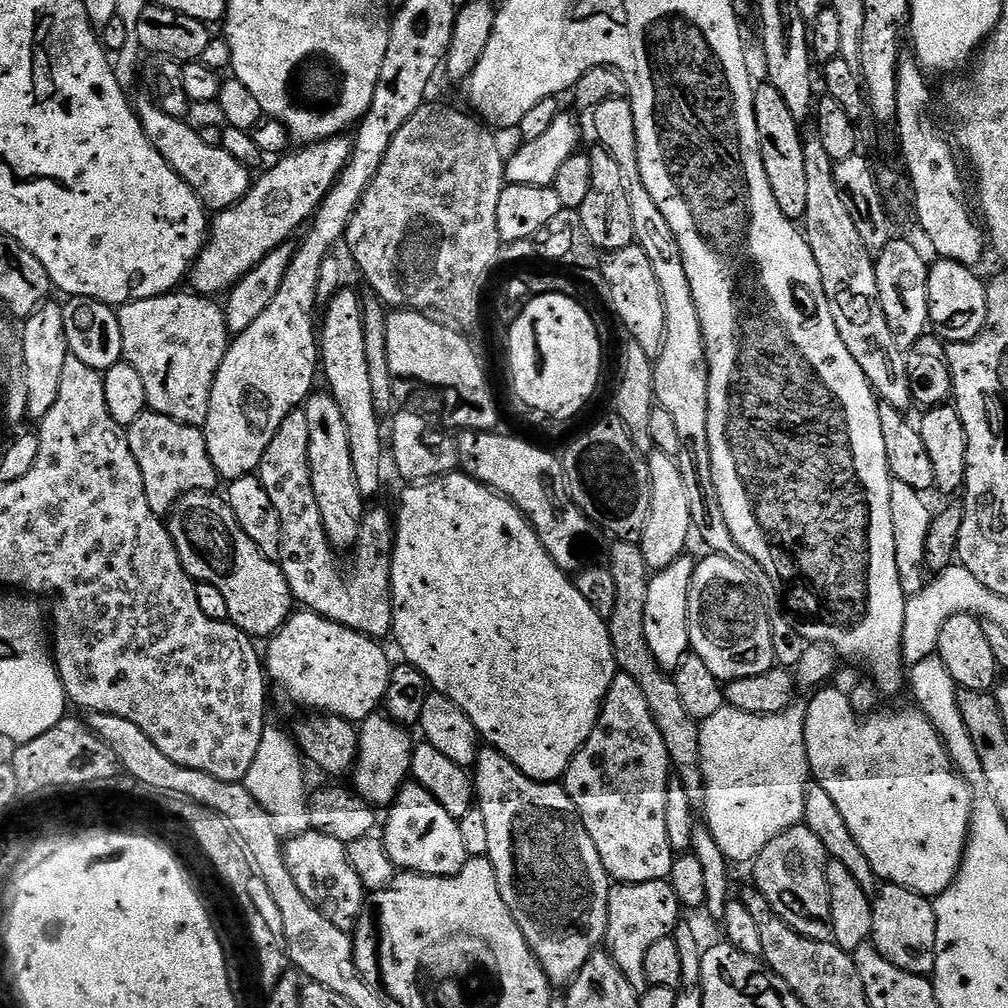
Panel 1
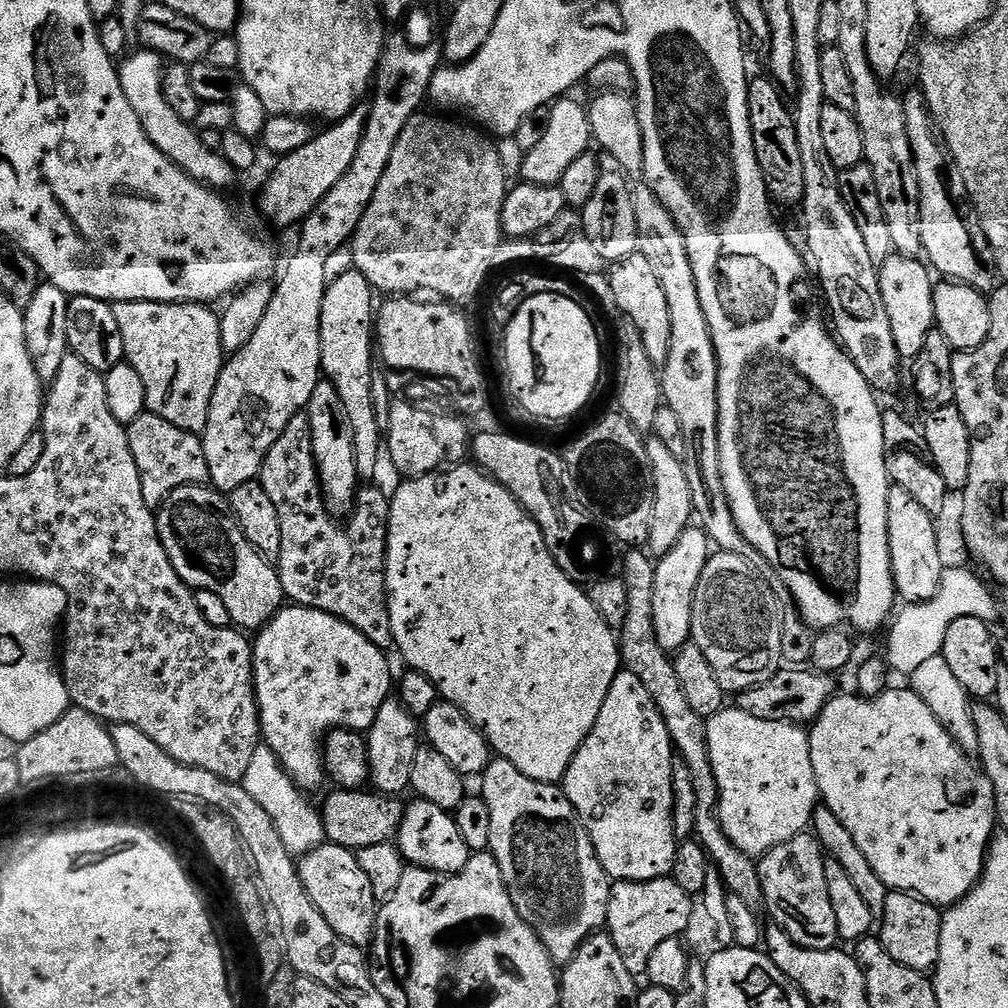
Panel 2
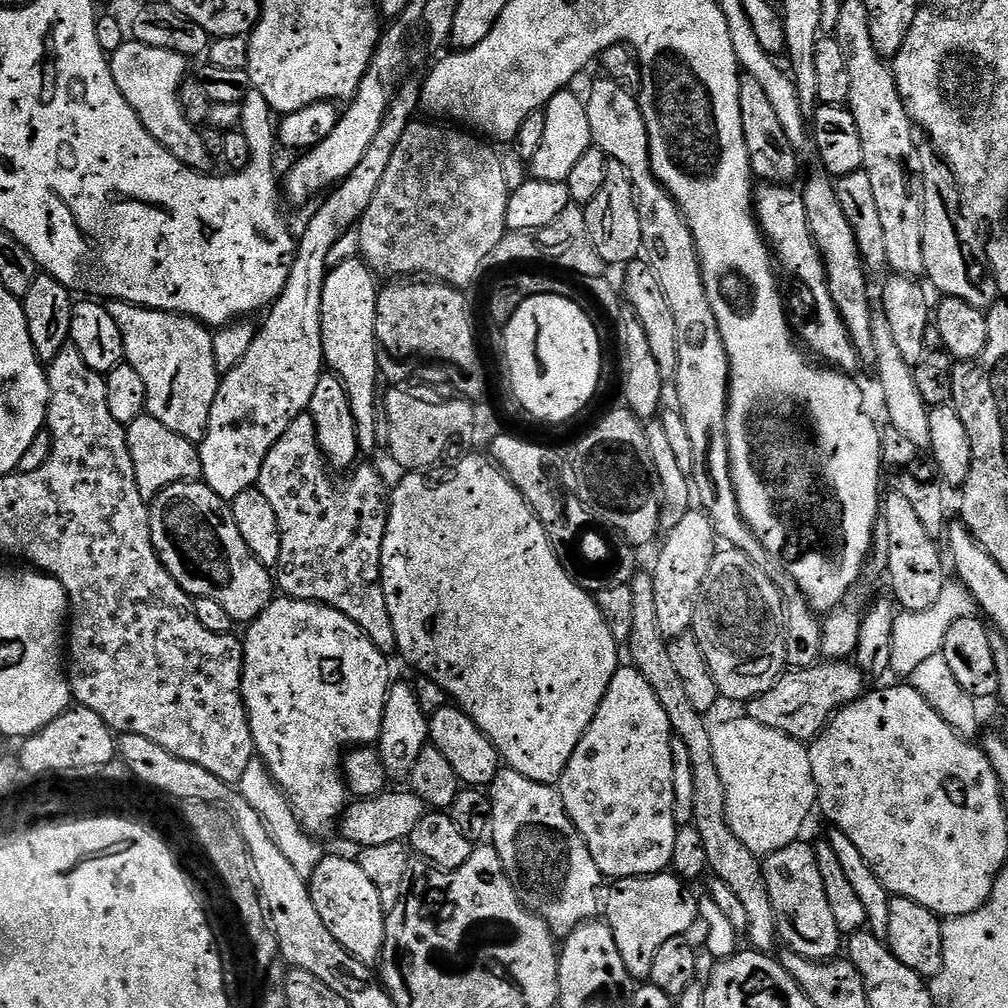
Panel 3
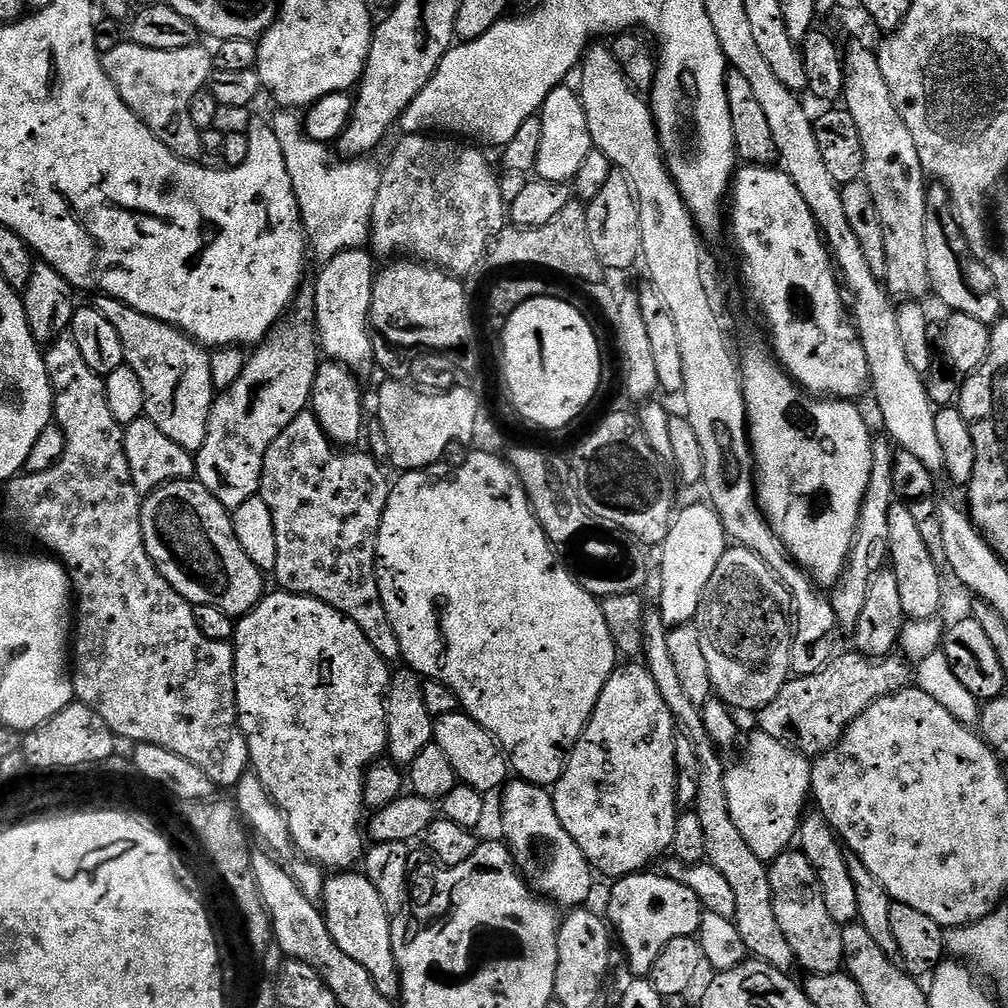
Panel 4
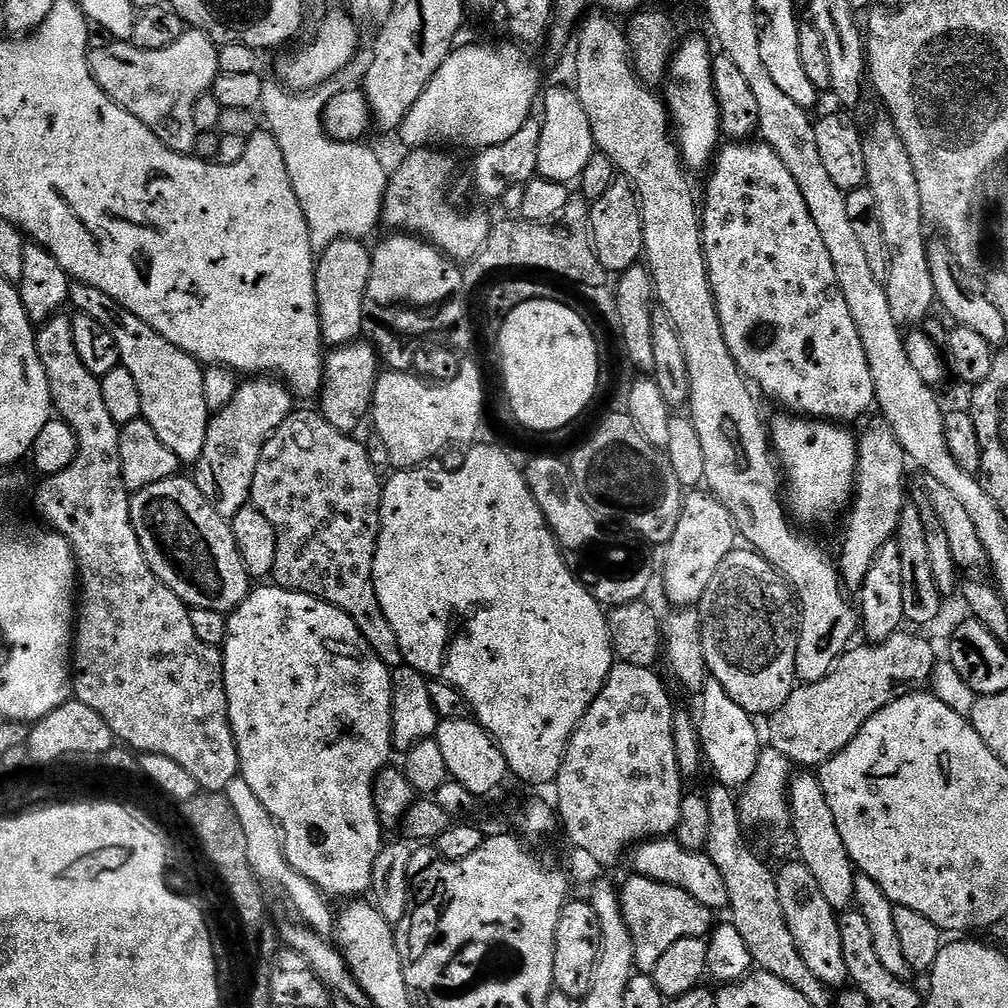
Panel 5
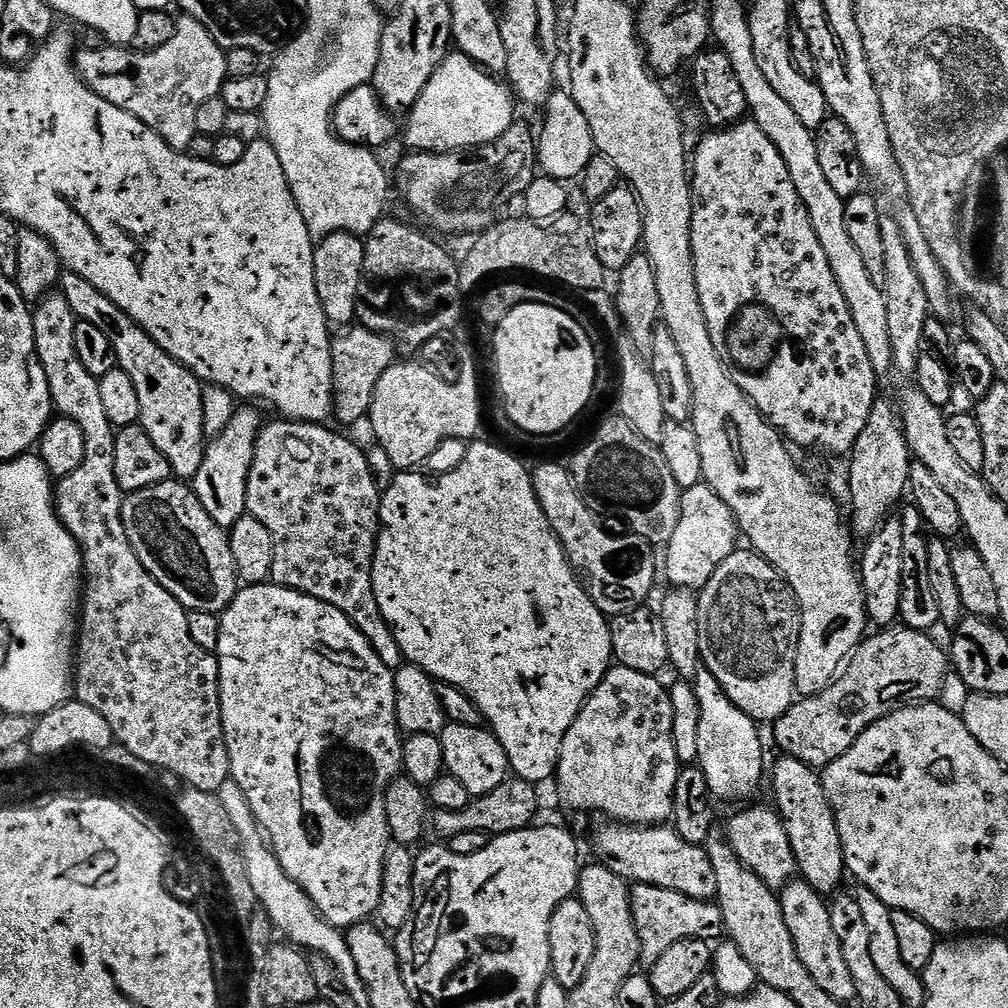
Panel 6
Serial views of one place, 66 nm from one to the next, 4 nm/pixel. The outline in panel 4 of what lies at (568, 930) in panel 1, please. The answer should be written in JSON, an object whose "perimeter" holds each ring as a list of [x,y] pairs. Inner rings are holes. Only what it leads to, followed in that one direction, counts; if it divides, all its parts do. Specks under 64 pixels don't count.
{"perimeter":[[[516,778],[505,783],[504,797],[500,800],[500,816],[504,819],[503,843],[507,844],[512,861],[516,864],[525,884],[537,896],[571,910],[587,905],[592,896],[594,869],[582,854],[578,842],[566,834],[566,826],[558,822],[551,791],[538,784],[527,784]]]}

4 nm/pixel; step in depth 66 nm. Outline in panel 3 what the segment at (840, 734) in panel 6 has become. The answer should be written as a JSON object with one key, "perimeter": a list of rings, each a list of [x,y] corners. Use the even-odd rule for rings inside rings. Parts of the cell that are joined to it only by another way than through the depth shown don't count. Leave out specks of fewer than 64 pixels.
{"perimeter":[[[817,662],[811,668],[788,670],[777,678],[766,694],[747,701],[746,716],[795,740],[811,742],[840,709],[865,695],[864,679],[865,673],[852,662]]]}

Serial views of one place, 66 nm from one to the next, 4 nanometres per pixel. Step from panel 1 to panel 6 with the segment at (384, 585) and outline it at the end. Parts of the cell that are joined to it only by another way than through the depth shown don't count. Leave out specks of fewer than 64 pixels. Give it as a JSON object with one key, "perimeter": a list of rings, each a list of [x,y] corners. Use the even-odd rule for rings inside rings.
{"perimeter":[[[276,418],[273,424],[265,423],[261,427],[254,446],[254,462],[250,466],[250,478],[246,482],[246,506],[248,507],[247,515],[258,518],[258,522],[262,522],[262,526],[266,526],[266,530],[270,530],[270,538],[274,538],[274,566],[270,577],[271,583],[281,584],[284,588],[301,592],[310,598],[318,598],[322,602],[332,604],[338,610],[342,610],[342,614],[346,614],[346,618],[350,618],[350,622],[354,622],[356,629],[364,635],[366,642],[370,642],[374,654],[378,654],[378,658],[382,658],[382,662],[387,668],[395,670],[406,662],[402,654],[402,646],[398,646],[398,638],[394,638],[394,630],[386,622],[386,618],[382,618],[382,610],[378,610],[378,598],[374,598],[374,586],[372,585],[372,563],[376,553],[376,539],[379,538],[381,529],[381,495],[378,486],[374,486],[374,478],[370,474],[367,451],[363,447],[360,449],[354,441],[347,440],[344,436],[335,436],[328,426],[307,424],[305,420]]]}

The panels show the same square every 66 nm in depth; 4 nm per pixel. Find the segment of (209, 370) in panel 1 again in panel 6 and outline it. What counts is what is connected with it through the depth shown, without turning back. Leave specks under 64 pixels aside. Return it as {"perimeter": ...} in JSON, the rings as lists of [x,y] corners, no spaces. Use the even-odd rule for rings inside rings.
{"perimeter":[[[65,271],[58,285],[59,295],[70,302],[70,310],[74,310],[77,320],[90,322],[97,330],[102,330],[106,338],[114,345],[116,363],[126,374],[130,374],[130,382],[134,382],[134,390],[138,390],[138,402],[142,406],[140,424],[150,434],[150,442],[162,450],[166,462],[170,462],[172,476],[181,481],[191,481],[198,474],[198,466],[202,466],[206,437],[202,426],[202,394],[205,385],[186,366],[182,366],[146,330],[142,330],[128,315],[106,294],[94,290],[86,278]]]}

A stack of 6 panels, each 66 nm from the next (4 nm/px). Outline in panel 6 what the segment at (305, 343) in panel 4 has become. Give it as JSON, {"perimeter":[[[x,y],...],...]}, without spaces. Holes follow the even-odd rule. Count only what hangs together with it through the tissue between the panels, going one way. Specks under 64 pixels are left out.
{"perimeter":[[[256,406],[237,407],[234,418],[230,418],[226,425],[226,430],[222,430],[220,436],[211,437],[207,441],[202,466],[198,466],[198,474],[190,481],[198,502],[206,506],[206,514],[210,514],[210,518],[214,518],[214,522],[218,522],[218,526],[225,530],[230,530],[234,522],[238,522],[238,518],[242,518],[248,510],[246,482],[250,478],[254,446],[262,427],[259,410],[261,411]]]}

